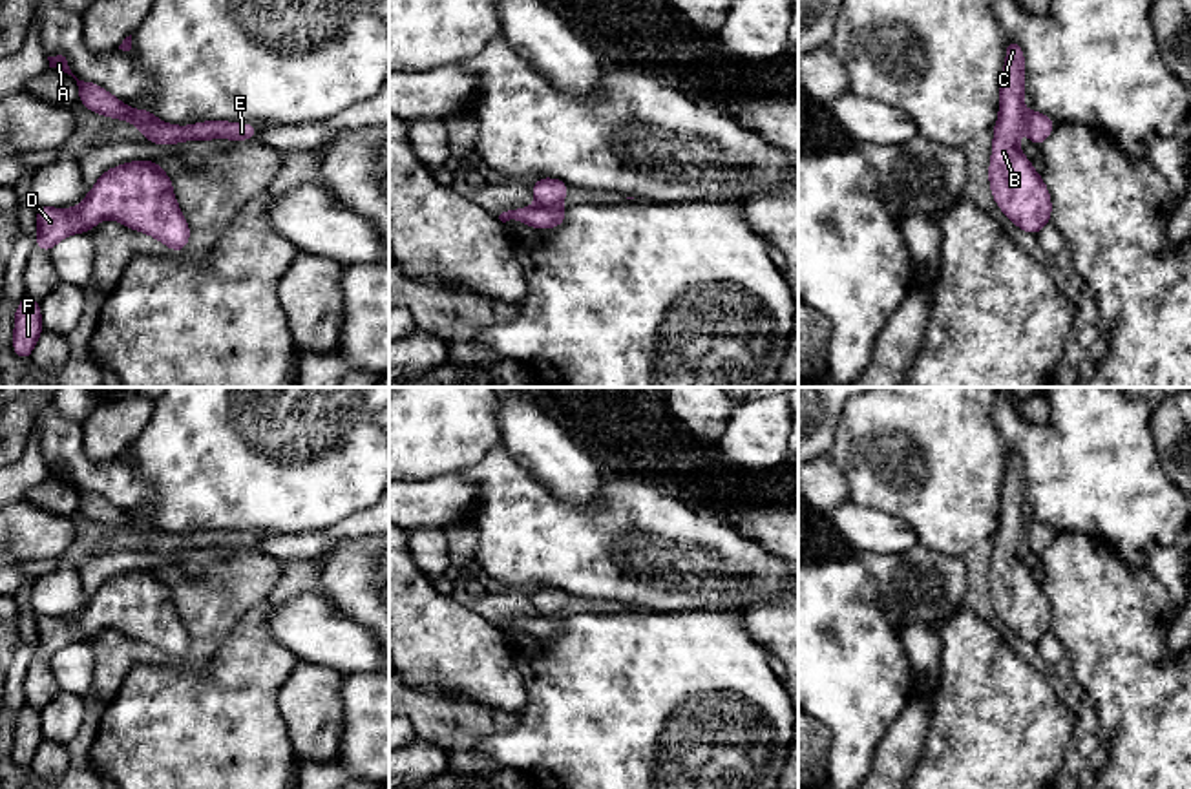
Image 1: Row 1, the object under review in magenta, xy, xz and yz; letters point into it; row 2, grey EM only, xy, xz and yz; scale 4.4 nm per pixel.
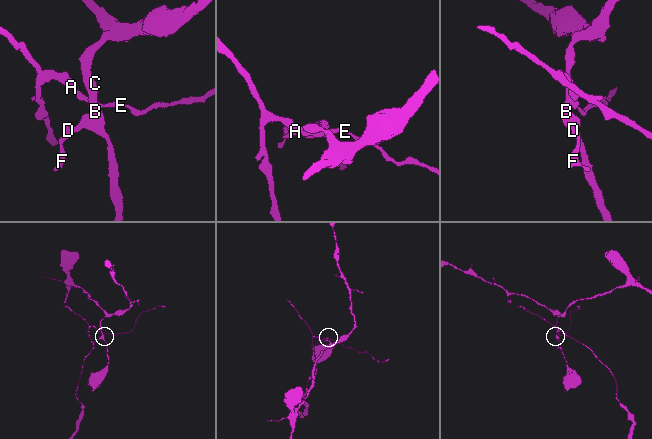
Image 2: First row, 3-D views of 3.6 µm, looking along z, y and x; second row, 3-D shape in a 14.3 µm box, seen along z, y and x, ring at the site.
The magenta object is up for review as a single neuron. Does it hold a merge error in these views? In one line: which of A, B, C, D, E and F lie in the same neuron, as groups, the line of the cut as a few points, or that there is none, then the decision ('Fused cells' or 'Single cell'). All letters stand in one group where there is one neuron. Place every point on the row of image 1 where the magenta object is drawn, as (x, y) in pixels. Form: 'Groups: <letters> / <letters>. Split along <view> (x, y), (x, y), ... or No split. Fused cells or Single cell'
Groups: A E / B C D F. Split along xz (537, 203), (558, 207). Fused cells

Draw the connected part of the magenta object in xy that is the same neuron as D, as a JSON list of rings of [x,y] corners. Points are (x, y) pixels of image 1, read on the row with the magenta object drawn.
[[[133,161],[104,172],[75,208],[37,206],[35,247],[49,252],[69,234],[90,232],[102,219],[115,219],[146,232],[168,248],[183,252],[190,226],[172,190],[170,175],[157,161]]]

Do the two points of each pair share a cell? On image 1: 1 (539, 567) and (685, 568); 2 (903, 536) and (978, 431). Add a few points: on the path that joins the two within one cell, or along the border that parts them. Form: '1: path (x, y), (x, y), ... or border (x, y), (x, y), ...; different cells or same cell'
1: path (576, 567), (649, 567); same cell
2: border (870, 506), (901, 519), (919, 545); different cells

